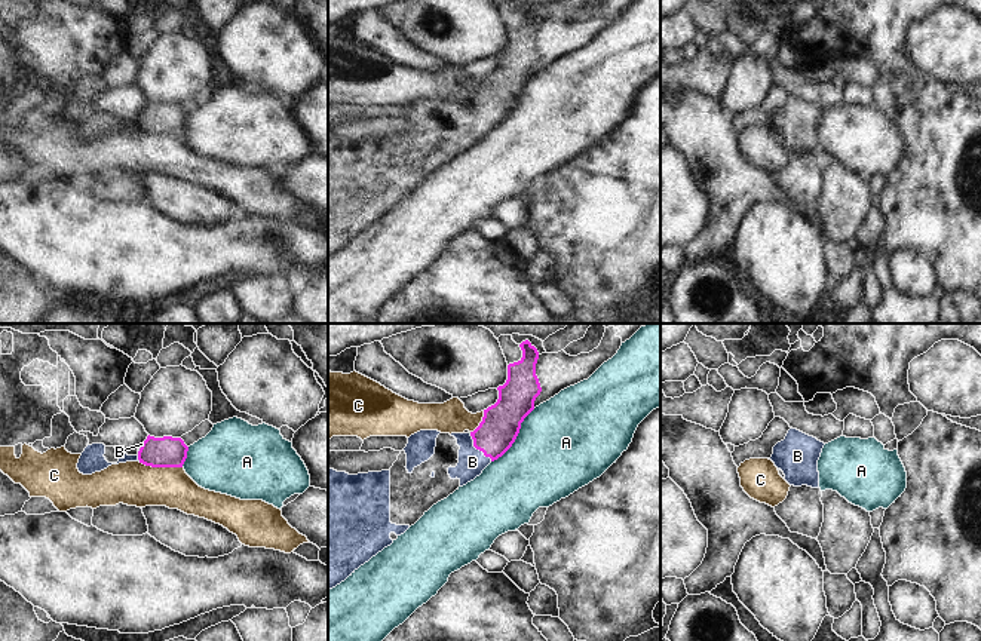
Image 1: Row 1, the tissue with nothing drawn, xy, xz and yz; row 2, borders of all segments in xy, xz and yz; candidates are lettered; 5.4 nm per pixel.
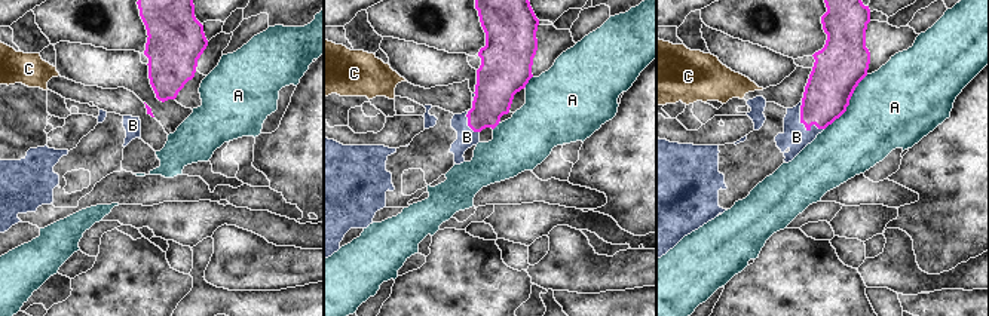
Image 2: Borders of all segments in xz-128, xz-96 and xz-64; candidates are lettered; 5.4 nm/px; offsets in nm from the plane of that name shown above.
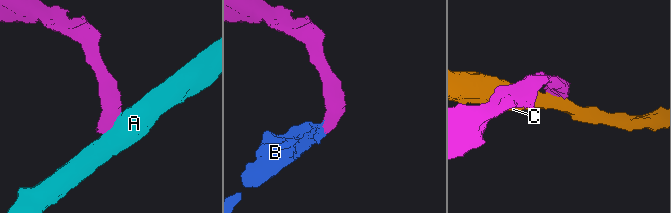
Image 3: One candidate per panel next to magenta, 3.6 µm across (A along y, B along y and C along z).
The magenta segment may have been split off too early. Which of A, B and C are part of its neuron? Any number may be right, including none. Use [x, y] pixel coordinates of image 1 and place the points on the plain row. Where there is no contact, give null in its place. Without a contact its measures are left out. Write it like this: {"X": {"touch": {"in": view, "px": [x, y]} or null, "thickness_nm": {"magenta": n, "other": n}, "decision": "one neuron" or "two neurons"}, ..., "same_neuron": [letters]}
{"A": {"touch": {"in": "xz", "px": [517, 103]}, "thickness_nm": {"magenta": 220, "other": 480}, "decision": "two neurons"}, "B": {"touch": {"in": "xz", "px": [477, 116]}, "thickness_nm": {"magenta": 220, "other": 150}, "decision": "one neuron"}, "C": {"touch": {"in": "xy", "px": [161, 134]}, "thickness_nm": {"magenta": 170, "other": 240}, "decision": "two neurons"}, "same_neuron": ["B"]}

